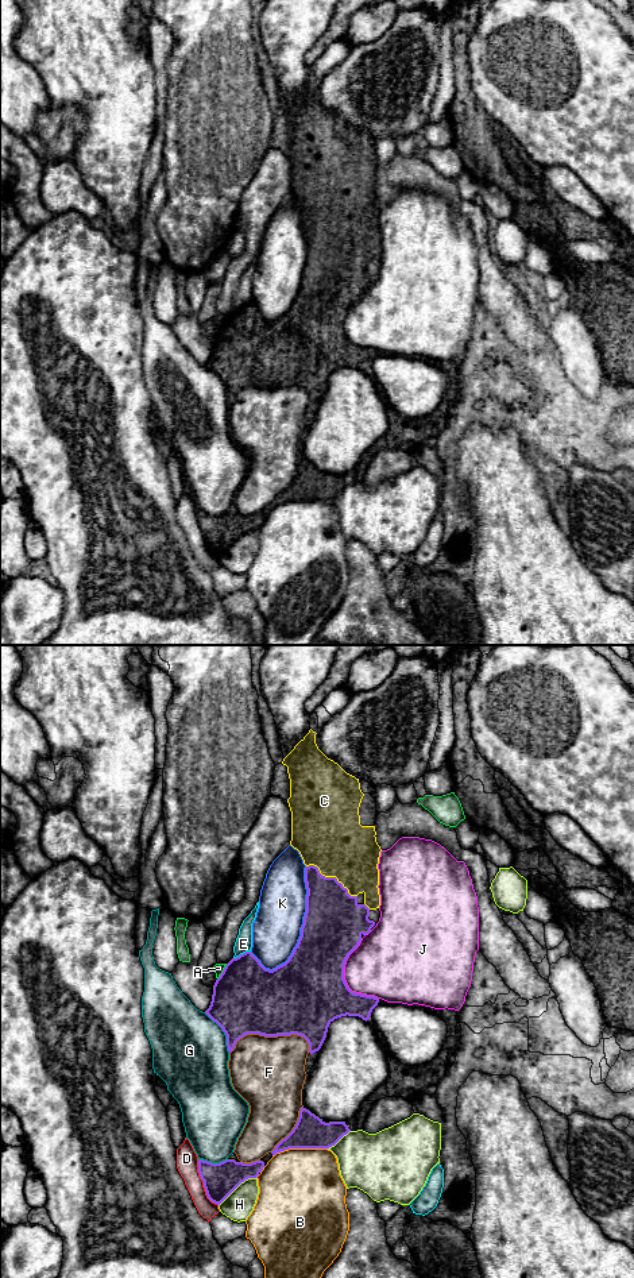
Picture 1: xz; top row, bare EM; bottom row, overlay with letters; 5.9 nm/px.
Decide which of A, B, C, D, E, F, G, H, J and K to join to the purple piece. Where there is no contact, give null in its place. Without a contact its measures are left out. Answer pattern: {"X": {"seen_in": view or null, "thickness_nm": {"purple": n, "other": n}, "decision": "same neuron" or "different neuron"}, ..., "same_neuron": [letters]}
{"A": {"seen_in": "xz", "thickness_nm": {"purple": 420, "other": 60}, "decision": "different neuron"}, "B": {"seen_in": "xz", "thickness_nm": {"purple": 190, "other": 500}, "decision": "different neuron"}, "C": {"seen_in": "xz", "thickness_nm": {"purple": 340, "other": 400}, "decision": "same neuron"}, "D": {"seen_in": "xz", "thickness_nm": {"purple": 200, "other": 130}, "decision": "different neuron"}, "E": {"seen_in": "xz", "thickness_nm": {"purple": 400, "other": 100}, "decision": "different neuron"}, "F": {"seen_in": "xz", "thickness_nm": {"purple": 420, "other": 440}, "decision": "different neuron"}, "G": {"seen_in": "xz", "thickness_nm": {"purple": 420, "other": 440}, "decision": "different neuron"}, "H": {"seen_in": "xz", "thickness_nm": {"purple": 200, "other": 170}, "decision": "different neuron"}, "J": {"seen_in": "xz", "thickness_nm": {"purple": 440, "other": 380}, "decision": "different neuron"}, "K": {"seen_in": "xz", "thickness_nm": {"purple": 360, "other": 280}, "decision": "different neuron"}, "same_neuron": ["C"]}

